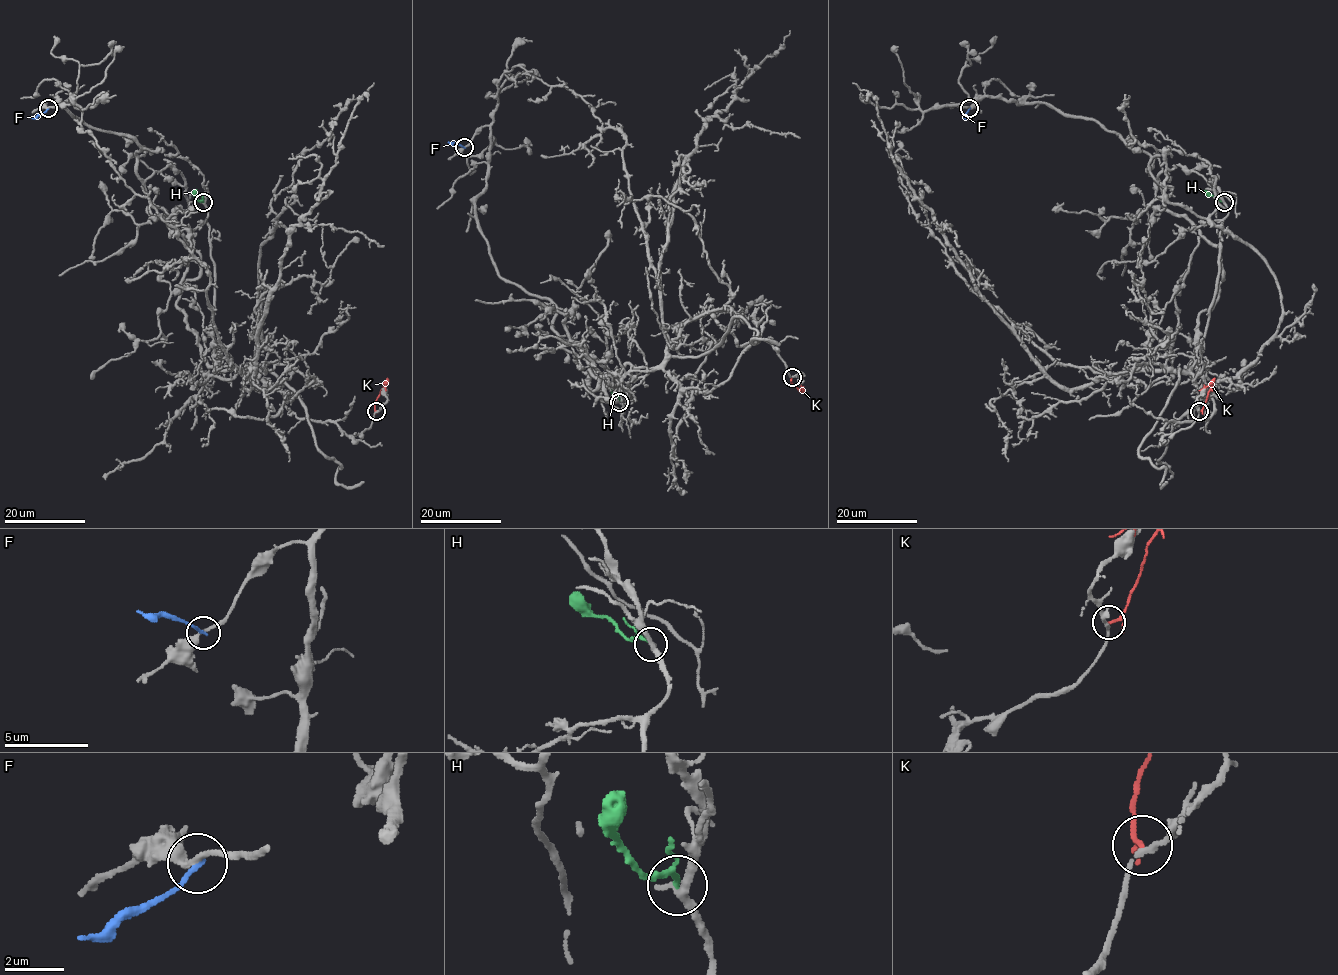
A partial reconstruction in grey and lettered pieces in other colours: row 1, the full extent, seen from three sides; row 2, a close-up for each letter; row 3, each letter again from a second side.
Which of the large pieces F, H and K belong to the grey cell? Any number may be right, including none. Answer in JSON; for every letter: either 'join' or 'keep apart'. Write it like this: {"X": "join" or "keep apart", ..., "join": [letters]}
{"F": "keep apart", "H": "join", "K": "keep apart", "join": ["H"]}

